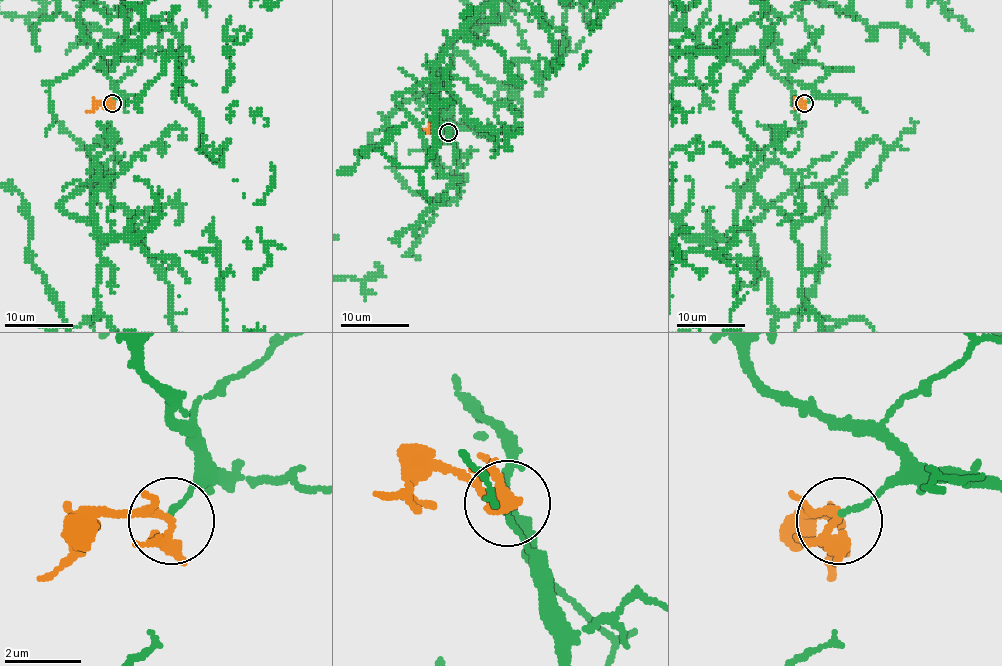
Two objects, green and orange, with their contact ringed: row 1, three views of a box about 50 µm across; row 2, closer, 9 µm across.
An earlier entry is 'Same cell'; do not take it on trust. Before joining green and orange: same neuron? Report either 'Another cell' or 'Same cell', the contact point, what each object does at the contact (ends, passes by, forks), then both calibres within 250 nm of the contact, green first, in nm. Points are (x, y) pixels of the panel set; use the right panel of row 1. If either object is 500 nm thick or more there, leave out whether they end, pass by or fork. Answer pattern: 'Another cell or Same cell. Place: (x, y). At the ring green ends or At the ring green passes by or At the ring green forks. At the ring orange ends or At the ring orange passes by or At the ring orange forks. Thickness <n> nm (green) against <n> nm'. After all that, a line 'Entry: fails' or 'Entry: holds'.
Another cell. Place: (804, 103). At the ring green ends. At the ring orange forks. Thickness 130 nm (green) against 240 nm
Entry: fails

